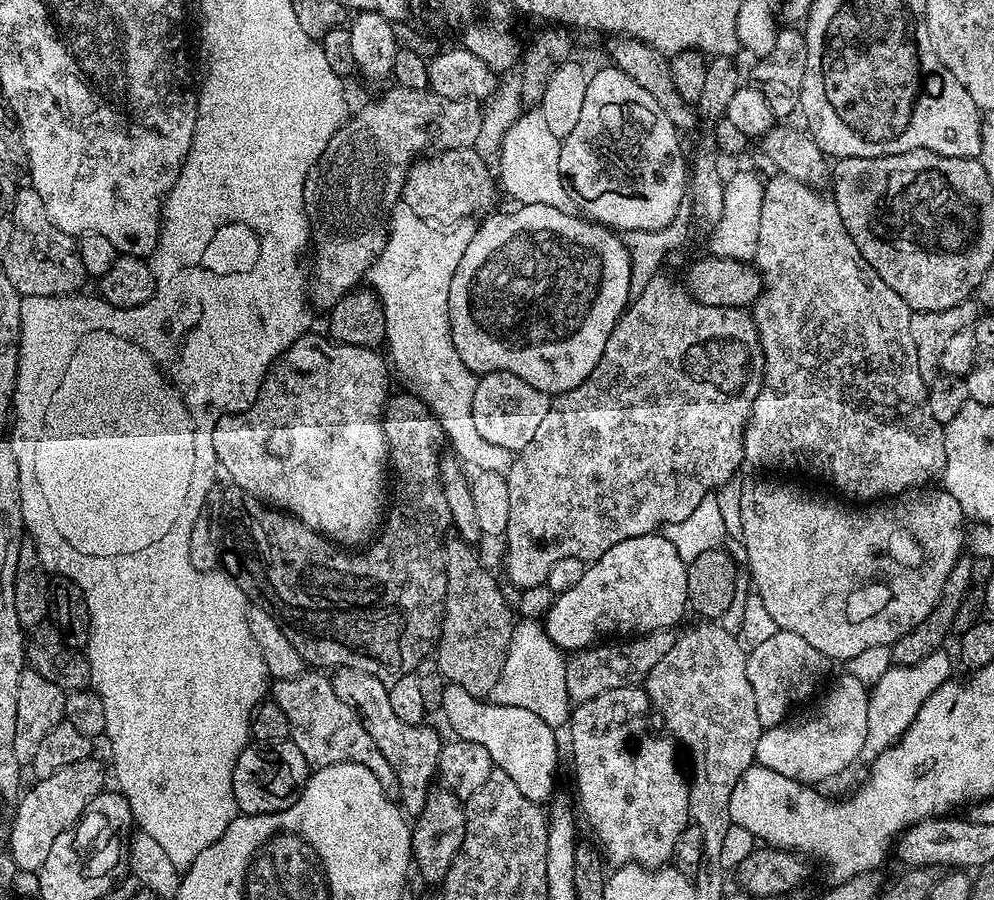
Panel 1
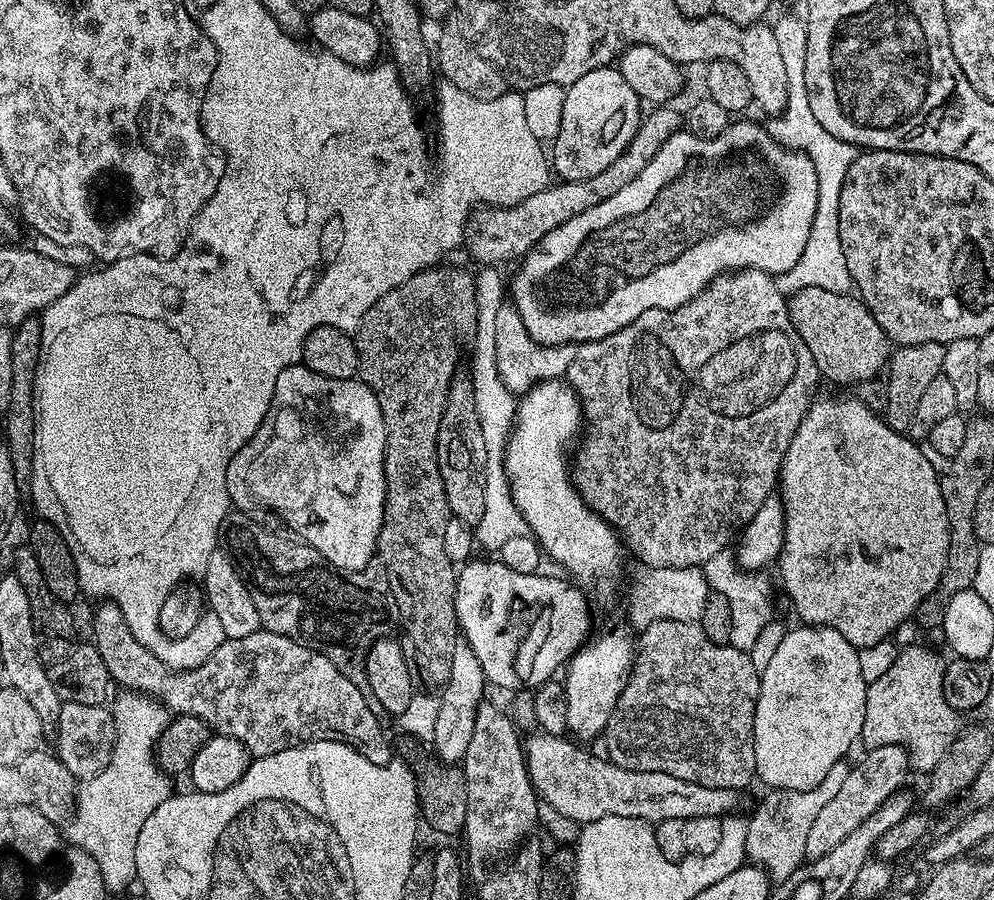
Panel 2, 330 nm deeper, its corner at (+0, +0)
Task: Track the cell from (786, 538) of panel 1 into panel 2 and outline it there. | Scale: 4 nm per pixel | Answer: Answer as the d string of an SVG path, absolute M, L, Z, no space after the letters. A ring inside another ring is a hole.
M860 400L809 403L794 438L790 438L778 481L778 495L784 504L784 541L778 561L784 592L792 599L792 608L804 619L801 621L805 625L838 630L838 634L857 650L889 639L903 620L911 621L916 608L936 589L944 573L941 564L932 564L932 479L938 475L938 470L928 461L927 451L917 441L903 432L894 431L887 420L877 413L876 416Z

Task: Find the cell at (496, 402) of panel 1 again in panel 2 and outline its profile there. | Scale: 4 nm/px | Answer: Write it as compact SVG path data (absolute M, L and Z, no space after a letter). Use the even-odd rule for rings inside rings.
M505 302L495 319L495 345L497 347L497 372L501 381L515 394L529 392L535 384L567 377L570 362L574 362L575 344L539 344L530 338L530 330L522 322L511 303Z

